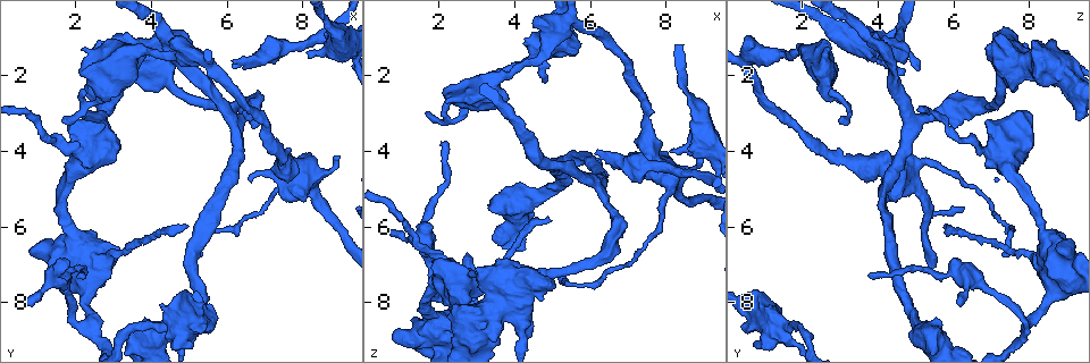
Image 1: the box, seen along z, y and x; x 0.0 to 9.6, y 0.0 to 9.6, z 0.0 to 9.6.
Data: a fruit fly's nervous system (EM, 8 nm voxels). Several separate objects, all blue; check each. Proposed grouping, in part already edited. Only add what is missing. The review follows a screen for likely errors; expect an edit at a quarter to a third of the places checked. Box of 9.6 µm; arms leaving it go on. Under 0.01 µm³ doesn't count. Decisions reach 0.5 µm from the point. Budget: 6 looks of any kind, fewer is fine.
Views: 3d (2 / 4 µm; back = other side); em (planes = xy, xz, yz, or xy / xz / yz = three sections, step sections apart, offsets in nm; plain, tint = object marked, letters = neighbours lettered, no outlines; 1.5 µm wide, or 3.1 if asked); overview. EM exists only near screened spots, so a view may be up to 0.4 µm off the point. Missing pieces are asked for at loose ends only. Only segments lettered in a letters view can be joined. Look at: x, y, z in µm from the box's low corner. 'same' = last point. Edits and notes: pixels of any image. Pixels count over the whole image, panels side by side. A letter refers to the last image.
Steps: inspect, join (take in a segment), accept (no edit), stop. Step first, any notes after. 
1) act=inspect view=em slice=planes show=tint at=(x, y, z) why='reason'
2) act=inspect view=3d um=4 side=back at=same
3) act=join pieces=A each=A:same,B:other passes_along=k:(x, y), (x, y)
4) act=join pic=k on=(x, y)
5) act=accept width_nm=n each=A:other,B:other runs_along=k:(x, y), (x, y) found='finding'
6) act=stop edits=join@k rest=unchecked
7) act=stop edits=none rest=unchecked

act=inspect view=3d um=2 at=(2.15, 1.25, 2.75) why='an open end'

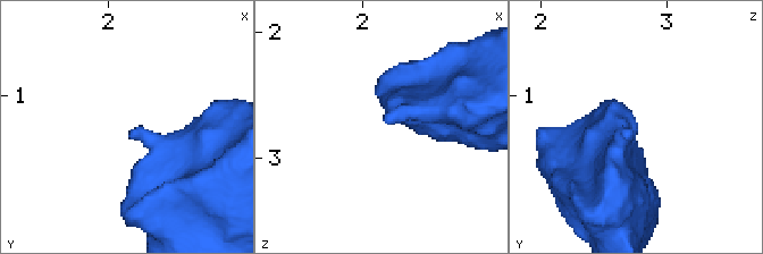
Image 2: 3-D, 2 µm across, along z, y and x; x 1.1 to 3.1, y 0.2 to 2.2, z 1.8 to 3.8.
act=inspect view=em slice=planes show=tint at=(2.20, 1.28, 2.70) why='need the tissue'

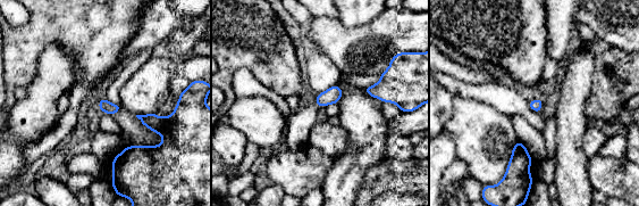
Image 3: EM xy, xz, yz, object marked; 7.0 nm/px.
act=inspect view=em slice=planes show=letters at=same

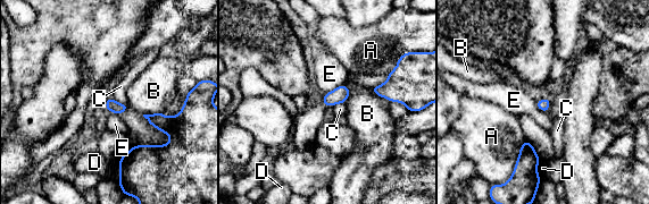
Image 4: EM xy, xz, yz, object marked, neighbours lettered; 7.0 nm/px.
act=accept each=A:other,B:other,C:other,D:other,E:other border=4:(111, 98), (126, 104) found='none of them fits'

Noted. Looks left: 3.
act=inspect view=3d um=4 at=(6.10, 1.60, 4.10) why='an open end'

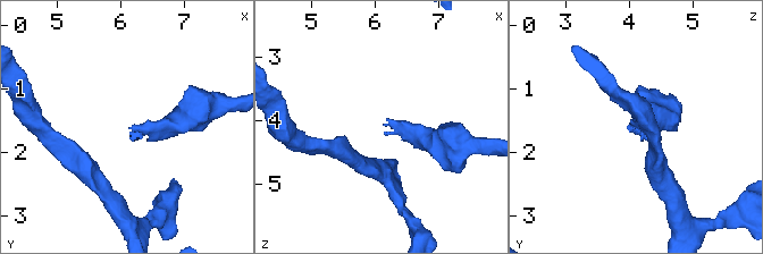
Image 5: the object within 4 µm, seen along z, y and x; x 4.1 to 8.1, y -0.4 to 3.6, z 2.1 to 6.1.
act=inspect view=em slice=planes show=letters at=(6.15, 1.60, 4.10)

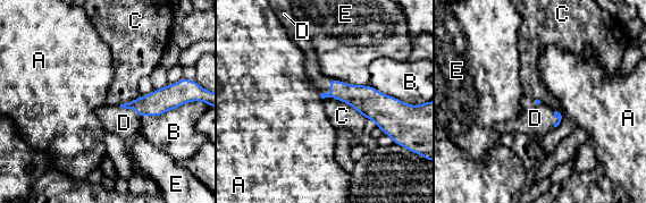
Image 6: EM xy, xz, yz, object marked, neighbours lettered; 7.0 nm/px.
act=join pic=6 on=(320, 83) each=A:other,B:other,C:other,D:same,E:other passes_along=6:(366, 100), (333, 92), (320, 83) found='the neuron continues'

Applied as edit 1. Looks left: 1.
act=stop edits=join@6 rest=unchecked

